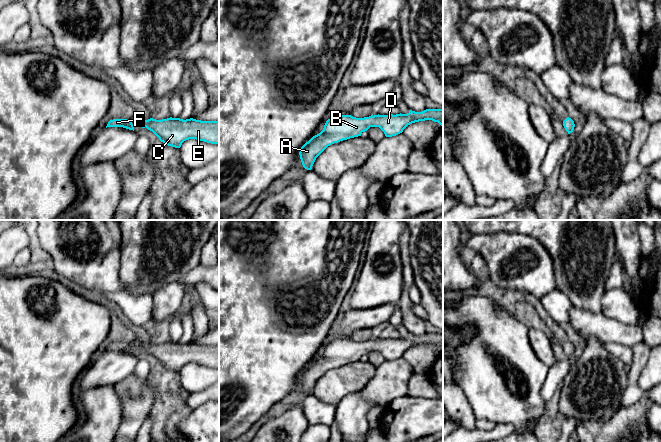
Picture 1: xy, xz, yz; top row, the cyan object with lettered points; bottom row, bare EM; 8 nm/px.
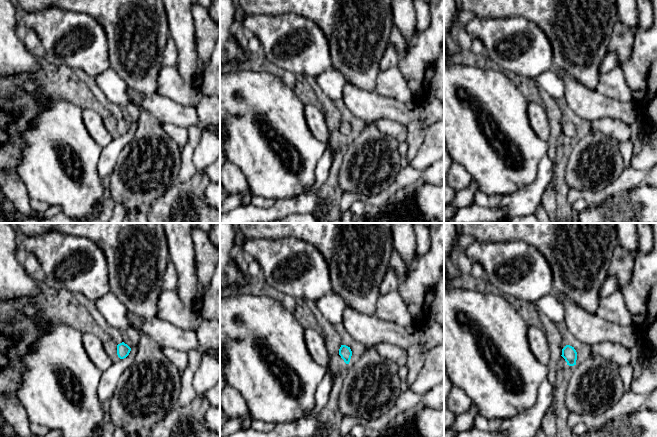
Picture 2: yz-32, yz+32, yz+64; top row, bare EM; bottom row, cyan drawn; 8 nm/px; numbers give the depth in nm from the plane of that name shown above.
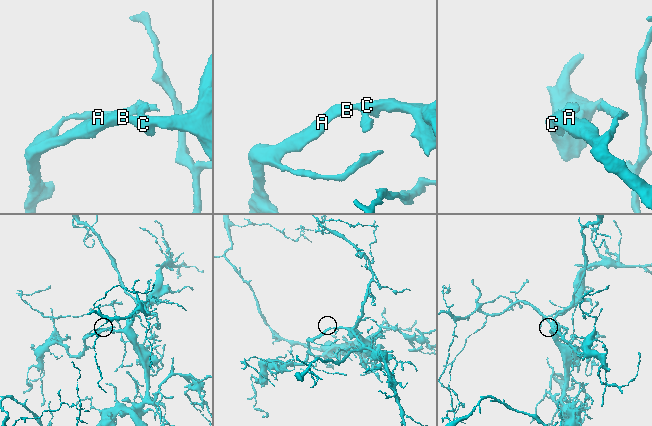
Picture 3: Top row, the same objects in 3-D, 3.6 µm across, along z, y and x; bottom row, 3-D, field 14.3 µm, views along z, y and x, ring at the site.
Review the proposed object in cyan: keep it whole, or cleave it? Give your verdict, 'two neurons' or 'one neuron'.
one neuron

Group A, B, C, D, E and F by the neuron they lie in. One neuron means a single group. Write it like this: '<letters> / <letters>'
A B C D E F

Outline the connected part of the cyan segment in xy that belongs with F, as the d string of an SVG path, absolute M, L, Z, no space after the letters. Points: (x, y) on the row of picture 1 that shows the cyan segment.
M113 119L113 120L110 120L108 122L106 128L107 127L123 127L123 128L134 131L134 126L133 126L132 122L127 120L127 119Z

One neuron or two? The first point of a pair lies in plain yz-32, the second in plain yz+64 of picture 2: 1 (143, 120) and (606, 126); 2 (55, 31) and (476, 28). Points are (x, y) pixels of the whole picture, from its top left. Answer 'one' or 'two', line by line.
1: two
2: one

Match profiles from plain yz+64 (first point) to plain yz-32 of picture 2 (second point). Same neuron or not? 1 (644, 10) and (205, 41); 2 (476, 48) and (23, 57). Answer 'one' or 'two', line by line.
1: one
2: two

